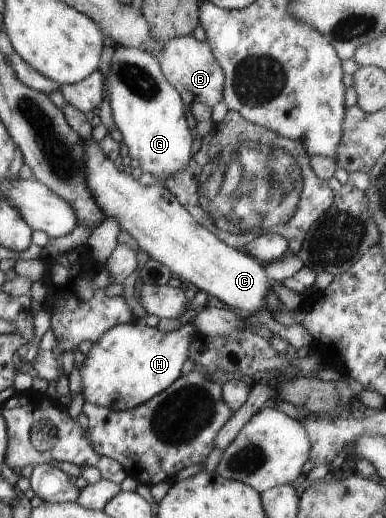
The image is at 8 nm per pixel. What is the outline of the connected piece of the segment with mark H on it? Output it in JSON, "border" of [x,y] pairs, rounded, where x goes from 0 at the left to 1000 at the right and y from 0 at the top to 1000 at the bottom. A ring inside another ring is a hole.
{"border":[[[358,618],[282,633],[241,662],[205,712],[215,772],[303,795],[339,792],[381,776],[469,726],[508,643],[516,645],[505,625],[490,620],[453,641],[427,641]]]}

